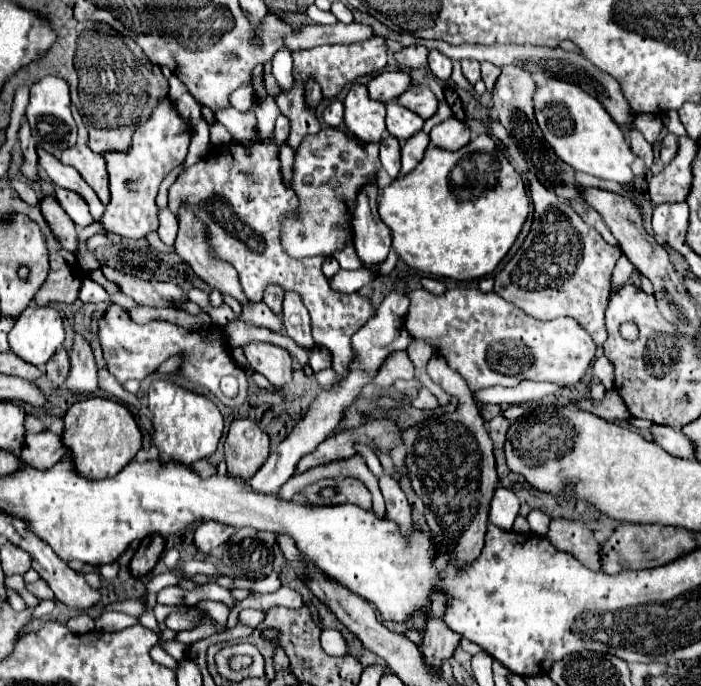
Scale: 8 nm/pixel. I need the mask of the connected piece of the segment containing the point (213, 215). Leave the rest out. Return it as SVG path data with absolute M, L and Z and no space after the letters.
M246 83L246 87L240 87L238 91L234 91L230 95L230 103L234 109L238 111L248 111L254 109L256 119L258 119L258 135L252 143L250 149L246 149L242 143L232 141L222 153L218 155L206 155L202 157L196 165L192 165L188 171L184 171L176 183L170 187L168 191L168 207L172 213L178 211L178 207L186 201L190 203L192 211L208 225L210 231L210 245L212 249L218 253L220 259L226 259L228 263L232 263L240 275L240 283L244 287L246 297L250 297L250 301L257 303L262 301L262 293L264 287L270 283L280 283L286 291L298 291L302 295L302 301L306 305L306 309L310 311L310 319L312 323L312 337L316 341L316 345L326 347L332 353L332 369L346 377L350 371L350 365L354 363L354 349L352 349L352 335L362 329L366 325L366 321L372 319L372 315L376 313L376 305L372 303L372 299L360 295L360 293L340 293L334 291L326 279L326 275L322 273L322 263L324 263L324 255L314 255L314 257L304 257L304 259L294 259L290 257L284 247L282 247L282 221L292 213L298 211L298 197L294 195L294 191L284 185L282 181L282 173L280 173L280 159L278 159L278 149L274 147L274 121L280 115L274 97L266 97L262 103L256 103L254 95L252 95L252 85Z

